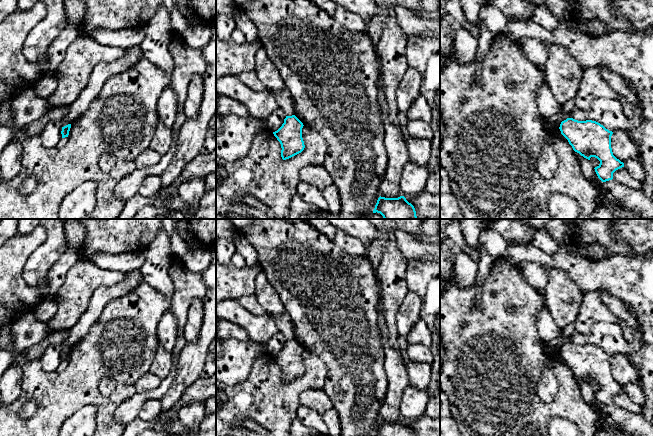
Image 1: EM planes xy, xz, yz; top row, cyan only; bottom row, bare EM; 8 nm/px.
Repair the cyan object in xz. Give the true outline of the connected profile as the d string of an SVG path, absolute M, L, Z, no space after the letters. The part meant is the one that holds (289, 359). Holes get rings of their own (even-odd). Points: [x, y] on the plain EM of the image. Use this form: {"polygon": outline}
{"polygon": "M295 339L286 340L282 350L273 356L281 368L281 381L283 384L289 383L304 374L303 350L303 347Z"}

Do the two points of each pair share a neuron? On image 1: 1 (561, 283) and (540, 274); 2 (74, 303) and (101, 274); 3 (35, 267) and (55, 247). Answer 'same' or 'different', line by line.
1: different
2: same
3: same

